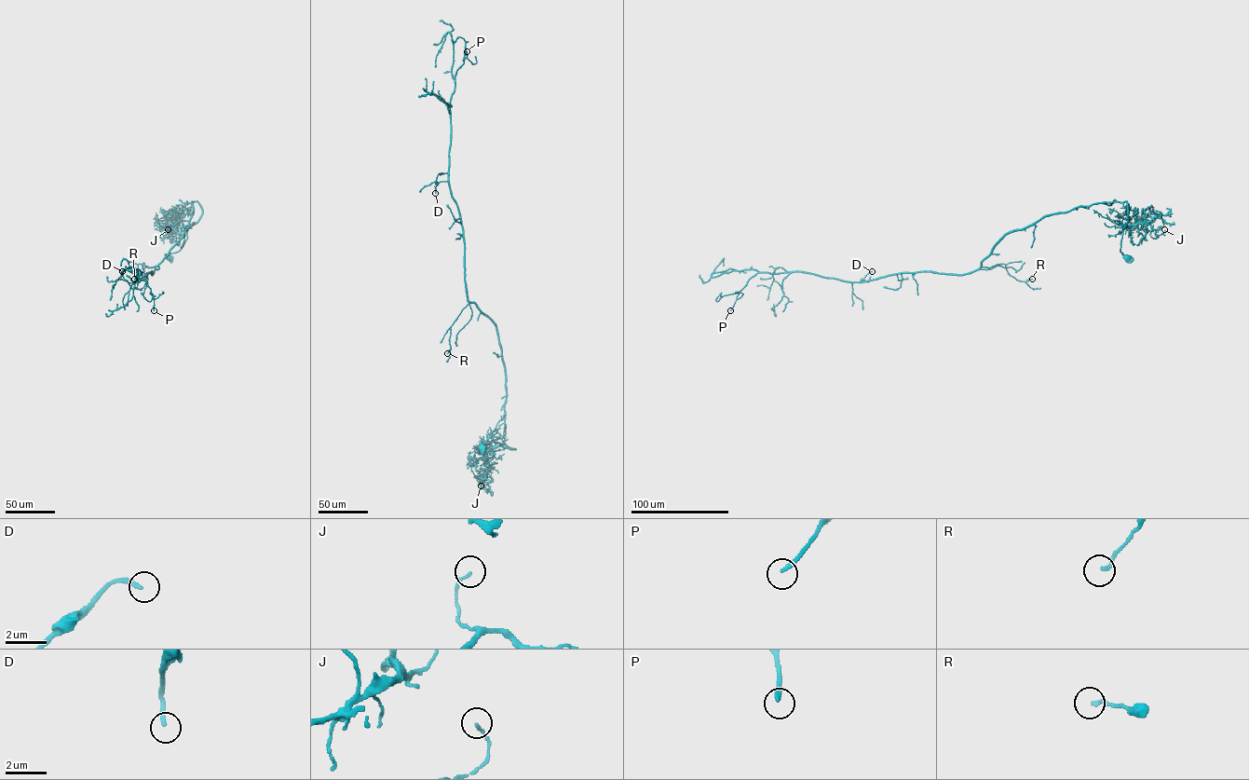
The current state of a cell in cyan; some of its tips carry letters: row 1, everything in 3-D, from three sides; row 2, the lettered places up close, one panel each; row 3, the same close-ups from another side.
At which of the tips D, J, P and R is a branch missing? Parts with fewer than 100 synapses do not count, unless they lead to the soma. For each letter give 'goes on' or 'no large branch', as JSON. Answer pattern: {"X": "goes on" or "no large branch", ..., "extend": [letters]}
{"D": "no large branch", "J": "no large branch", "P": "no large branch", "R": "no large branch", "extend": []}

